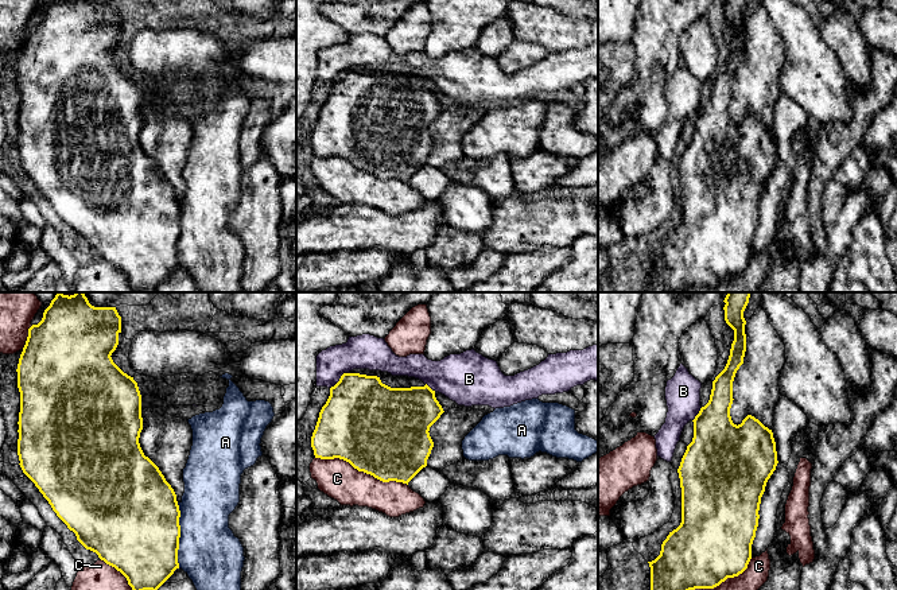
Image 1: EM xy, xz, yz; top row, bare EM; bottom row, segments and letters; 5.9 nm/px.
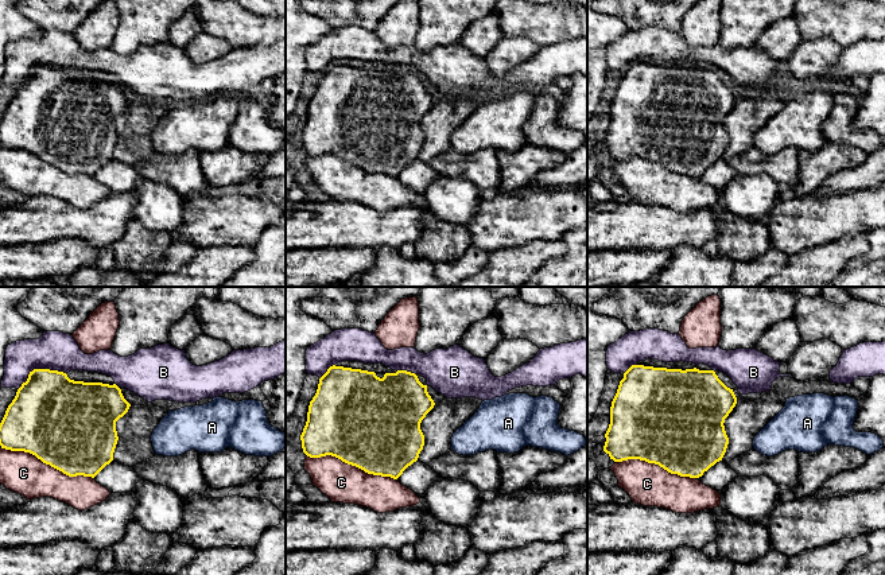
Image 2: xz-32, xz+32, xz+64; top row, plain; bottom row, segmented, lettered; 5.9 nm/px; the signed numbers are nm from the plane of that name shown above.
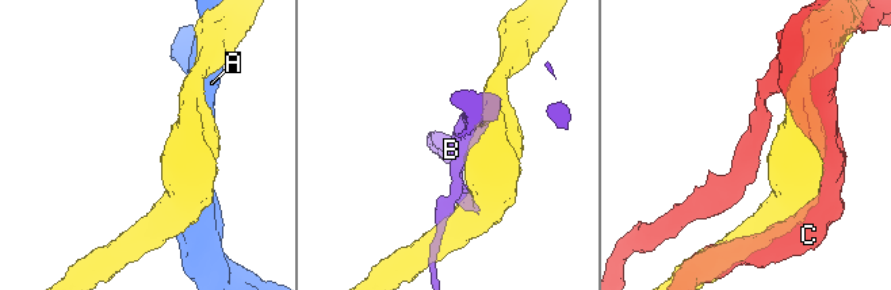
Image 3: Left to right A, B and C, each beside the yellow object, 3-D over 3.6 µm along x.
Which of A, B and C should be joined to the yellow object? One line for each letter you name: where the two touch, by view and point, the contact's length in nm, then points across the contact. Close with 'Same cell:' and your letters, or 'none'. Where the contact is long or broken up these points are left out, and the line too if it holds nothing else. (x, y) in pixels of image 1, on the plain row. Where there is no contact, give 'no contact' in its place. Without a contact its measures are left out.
Same cell: none

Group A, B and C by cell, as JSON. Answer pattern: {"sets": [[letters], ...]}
{"sets": [["A"], ["B"], ["C"]]}

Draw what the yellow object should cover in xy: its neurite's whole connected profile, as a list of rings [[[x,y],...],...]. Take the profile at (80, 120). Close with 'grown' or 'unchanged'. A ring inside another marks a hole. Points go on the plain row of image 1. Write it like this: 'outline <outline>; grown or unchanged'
outline [[[51,0],[44,8],[42,19],[28,27],[28,35],[16,67],[20,90],[18,154],[23,171],[35,182],[57,214],[75,232],[77,238],[86,248],[96,251],[106,263],[120,269],[132,288],[139,292],[144,288],[156,290],[179,267],[180,209],[174,187],[140,145],[139,136],[143,128],[141,93],[133,75],[124,71],[110,55],[119,43],[120,31],[121,15],[116,5],[94,5],[89,0]]]; unchanged

